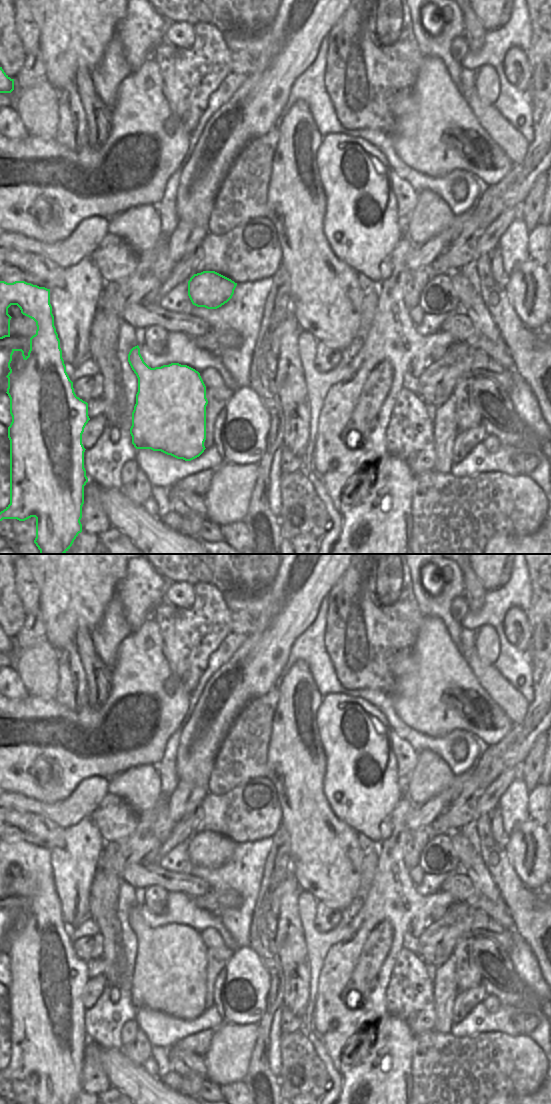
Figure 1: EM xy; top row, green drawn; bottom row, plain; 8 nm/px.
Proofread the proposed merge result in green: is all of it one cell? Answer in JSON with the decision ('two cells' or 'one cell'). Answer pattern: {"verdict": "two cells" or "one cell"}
{"verdict": "one cell"}

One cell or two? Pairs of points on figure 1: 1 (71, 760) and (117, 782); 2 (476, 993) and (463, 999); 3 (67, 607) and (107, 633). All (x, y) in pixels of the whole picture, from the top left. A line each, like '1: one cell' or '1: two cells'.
1: two cells
2: one cell
3: two cells

